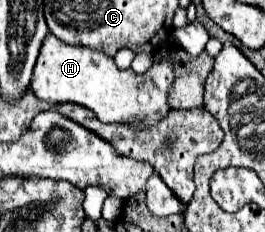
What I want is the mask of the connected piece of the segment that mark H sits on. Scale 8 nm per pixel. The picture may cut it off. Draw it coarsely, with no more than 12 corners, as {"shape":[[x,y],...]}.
{"shape":[[46,35],[30,87],[102,123],[158,125],[170,47],[144,75]]}

